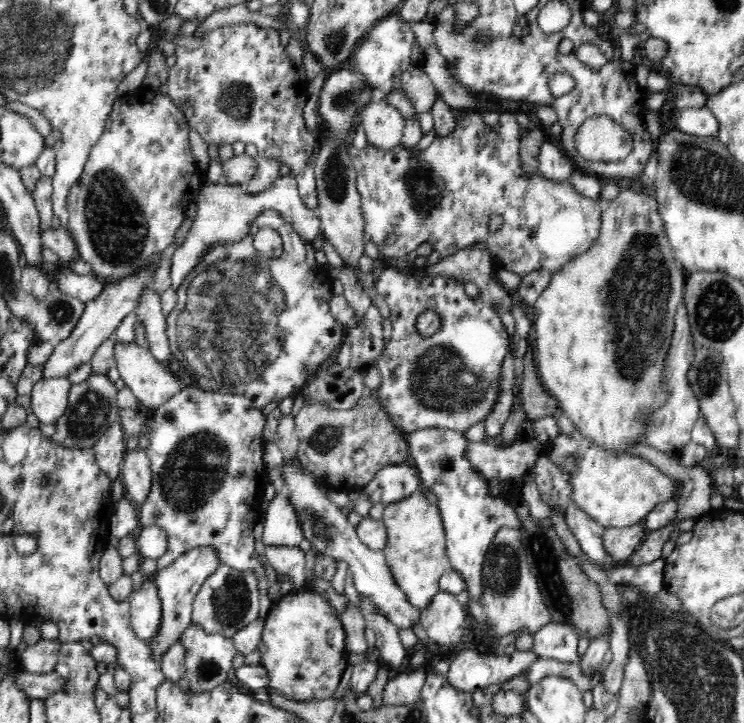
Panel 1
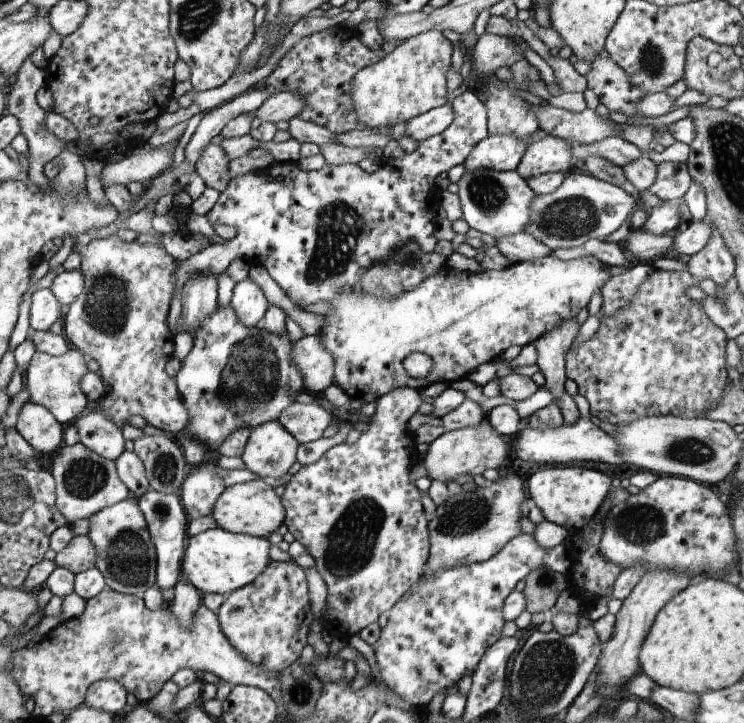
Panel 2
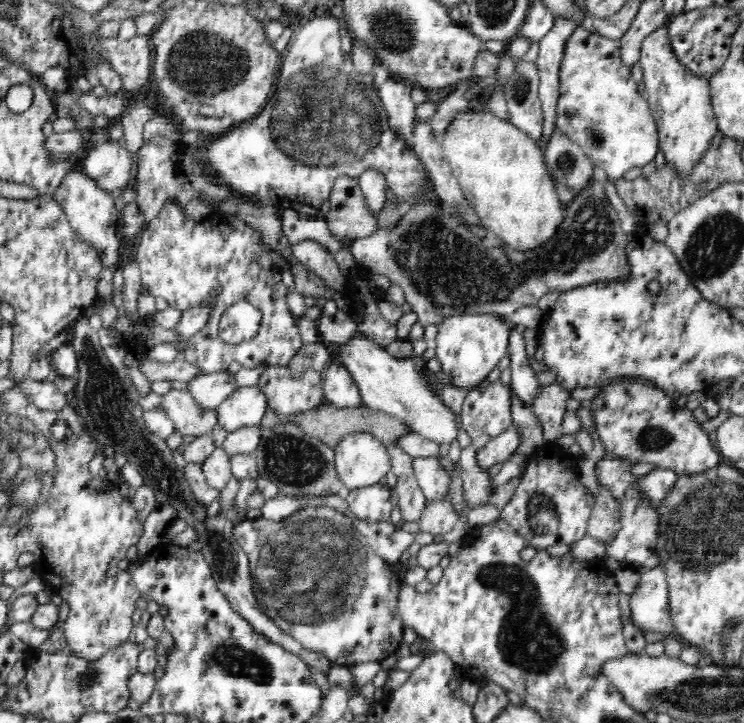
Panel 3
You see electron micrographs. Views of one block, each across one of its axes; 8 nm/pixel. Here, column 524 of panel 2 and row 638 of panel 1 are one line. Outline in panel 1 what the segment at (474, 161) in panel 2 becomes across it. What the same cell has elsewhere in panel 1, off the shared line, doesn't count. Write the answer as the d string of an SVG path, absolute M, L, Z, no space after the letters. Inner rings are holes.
M147 577L136 594L129 596L131 627L138 638L150 642L159 629L162 605L153 577Z

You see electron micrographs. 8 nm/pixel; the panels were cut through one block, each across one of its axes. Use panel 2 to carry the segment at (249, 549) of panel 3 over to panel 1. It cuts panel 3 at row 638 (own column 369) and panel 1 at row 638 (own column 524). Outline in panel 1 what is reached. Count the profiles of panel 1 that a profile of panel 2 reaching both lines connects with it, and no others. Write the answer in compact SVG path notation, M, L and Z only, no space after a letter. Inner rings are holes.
M300 587L274 602L265 618L264 630L258 649L261 665L267 670L269 686L279 691L286 699L294 701L318 701L333 698L340 678L349 664L349 652L345 643L342 621L334 607L324 599L316 588Z

